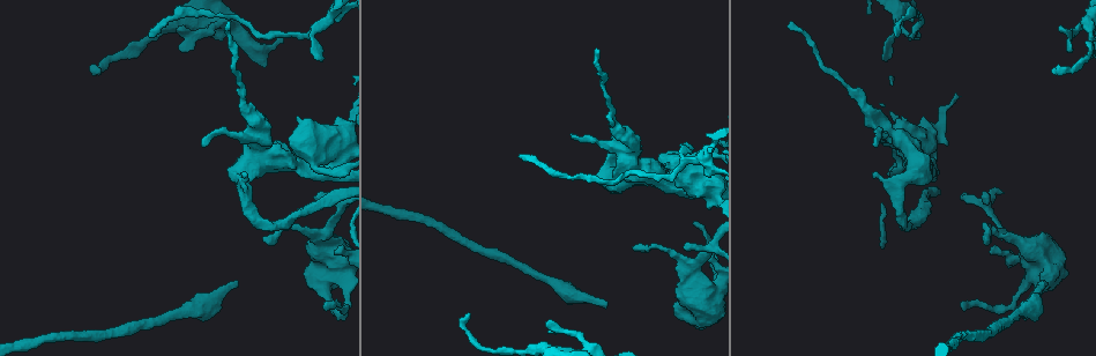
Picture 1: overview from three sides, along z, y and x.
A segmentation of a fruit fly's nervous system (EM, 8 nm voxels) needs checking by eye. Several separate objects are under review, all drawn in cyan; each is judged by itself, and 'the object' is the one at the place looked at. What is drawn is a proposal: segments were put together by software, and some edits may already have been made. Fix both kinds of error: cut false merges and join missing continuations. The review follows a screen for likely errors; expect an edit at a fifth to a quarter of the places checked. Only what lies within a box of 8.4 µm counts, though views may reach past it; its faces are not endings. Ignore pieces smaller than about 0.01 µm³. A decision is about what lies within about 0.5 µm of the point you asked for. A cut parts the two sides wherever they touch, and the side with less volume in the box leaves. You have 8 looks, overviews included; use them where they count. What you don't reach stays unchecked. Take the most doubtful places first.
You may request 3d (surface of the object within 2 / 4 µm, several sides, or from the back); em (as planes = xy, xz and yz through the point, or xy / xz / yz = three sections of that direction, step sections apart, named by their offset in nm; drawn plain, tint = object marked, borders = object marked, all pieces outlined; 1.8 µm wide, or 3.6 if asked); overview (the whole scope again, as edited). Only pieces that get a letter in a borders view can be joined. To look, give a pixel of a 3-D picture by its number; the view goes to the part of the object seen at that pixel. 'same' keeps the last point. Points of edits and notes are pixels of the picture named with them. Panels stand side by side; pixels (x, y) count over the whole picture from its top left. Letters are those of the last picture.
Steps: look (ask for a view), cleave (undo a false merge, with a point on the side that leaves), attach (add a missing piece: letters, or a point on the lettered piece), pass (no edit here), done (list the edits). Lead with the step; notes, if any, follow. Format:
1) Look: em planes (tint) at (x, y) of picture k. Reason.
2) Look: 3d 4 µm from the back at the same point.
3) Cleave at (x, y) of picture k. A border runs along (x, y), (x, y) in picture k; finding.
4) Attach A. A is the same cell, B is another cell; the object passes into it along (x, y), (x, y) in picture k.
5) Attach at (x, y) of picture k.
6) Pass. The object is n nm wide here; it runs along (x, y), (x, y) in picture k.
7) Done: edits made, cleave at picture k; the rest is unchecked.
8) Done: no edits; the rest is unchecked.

Look: 3d 2 µm at (1047, 284) of picture 1. Free end.

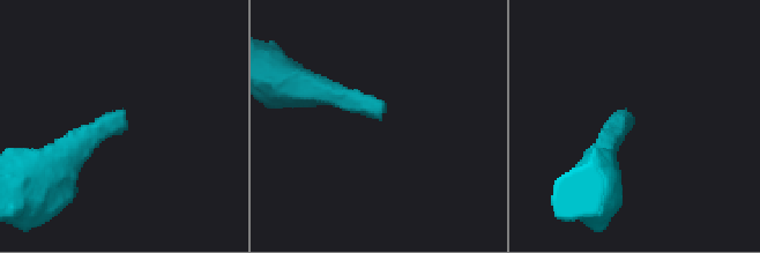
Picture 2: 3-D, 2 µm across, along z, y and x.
Look: em xz step 4 (borders) at (121, 118) of picture 2. Now the EM.

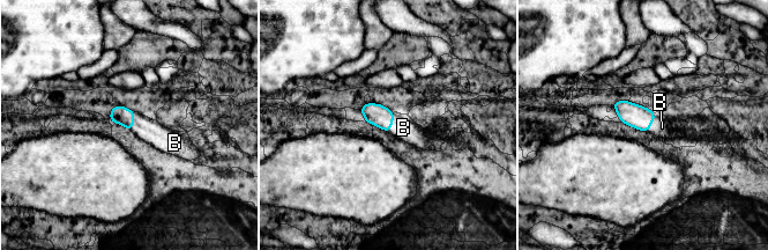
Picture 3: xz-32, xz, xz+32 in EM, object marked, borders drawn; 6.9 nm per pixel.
Attach B. The object is 130 nm wide here; the longest contact is with B, 150 nm; B is the same cell; the cell continues.

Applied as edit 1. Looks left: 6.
Look: overview.

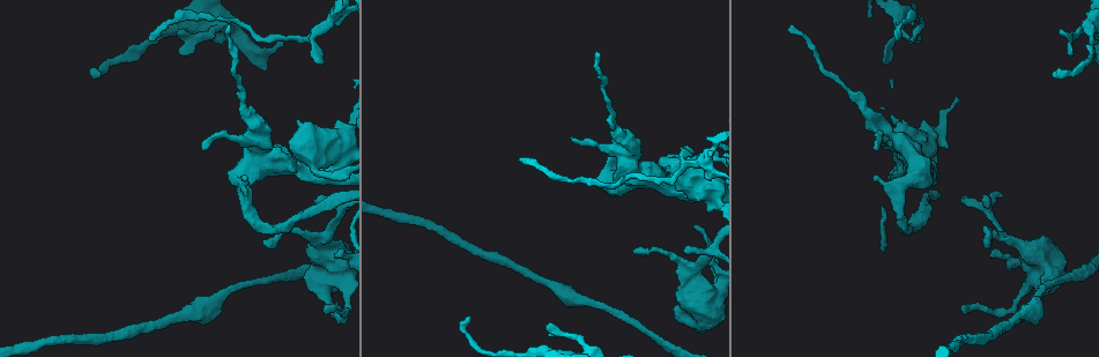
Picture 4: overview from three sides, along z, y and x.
Look: em planes (borders) at (149, 37) of picture 4. Long arm stops here.

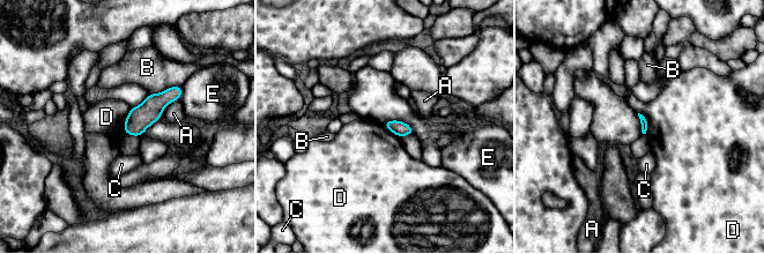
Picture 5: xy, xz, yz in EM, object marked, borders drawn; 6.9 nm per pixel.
Pass. A, B, C, D and E are other cells; a border runs along (131, 107), (125, 119), (124, 133) in picture 5; none of them fits.

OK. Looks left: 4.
Look: 3d 2 µm at (98, 77) of picture 4. End of a long branch.

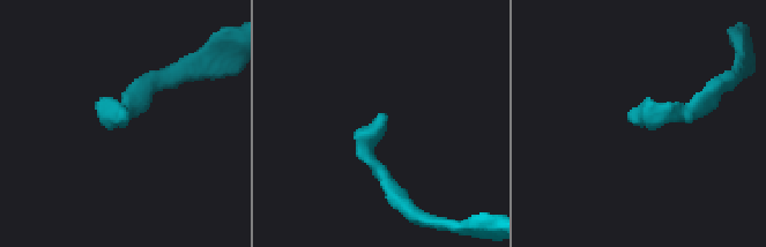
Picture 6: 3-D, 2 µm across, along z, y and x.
Look: em planes (tint) at (122, 119) of picture 6. Shape alone is not enough.

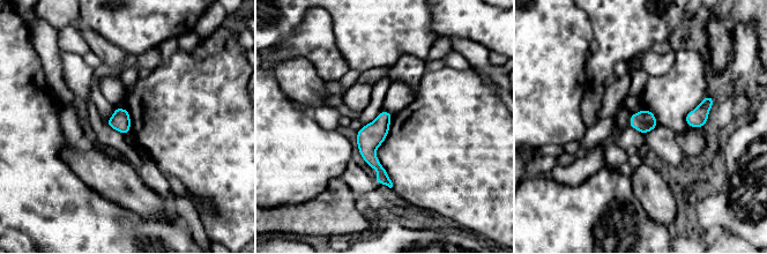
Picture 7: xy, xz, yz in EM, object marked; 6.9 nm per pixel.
Look: em planes (borders) at the same point.

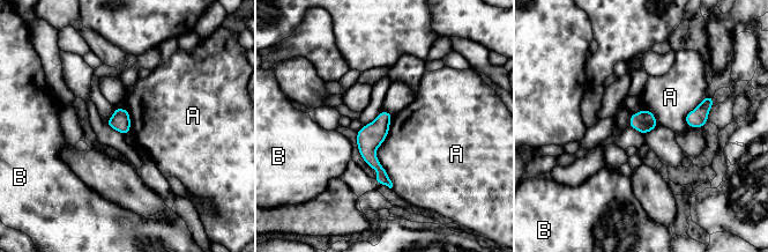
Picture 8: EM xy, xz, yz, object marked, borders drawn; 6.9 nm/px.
Pass. The longest contact is with A, 260 nm; A and B are other cells; no lettered piece goes on from it.

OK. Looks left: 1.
Done: edits made, attach at picture 3; the rest is unchecked.

